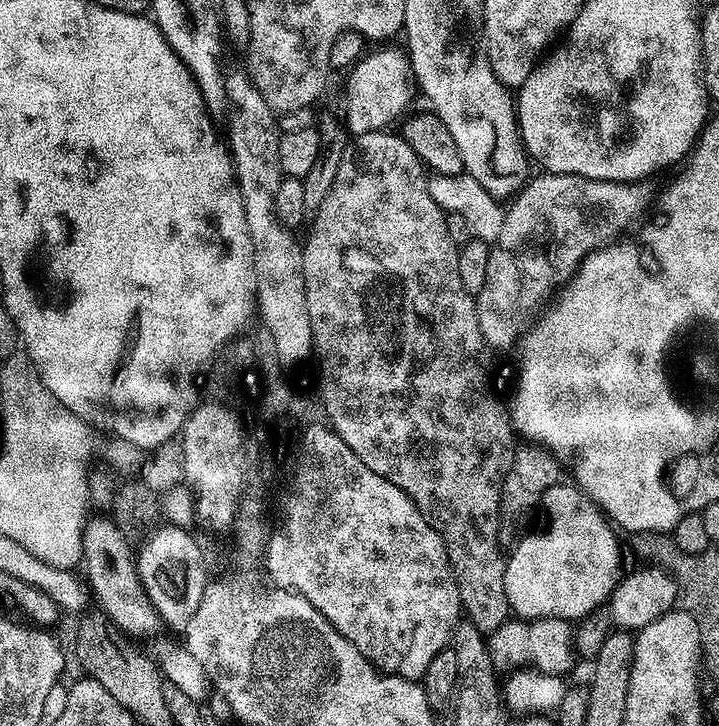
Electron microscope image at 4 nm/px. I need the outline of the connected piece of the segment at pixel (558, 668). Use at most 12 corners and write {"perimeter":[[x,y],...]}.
{"perimeter":[[509,618],[487,637],[494,668],[563,677],[569,621]]}

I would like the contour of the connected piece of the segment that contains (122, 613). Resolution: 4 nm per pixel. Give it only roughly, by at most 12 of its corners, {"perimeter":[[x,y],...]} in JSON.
{"perimeter":[[110,518],[84,525],[82,568],[129,637],[162,628],[133,545]]}

